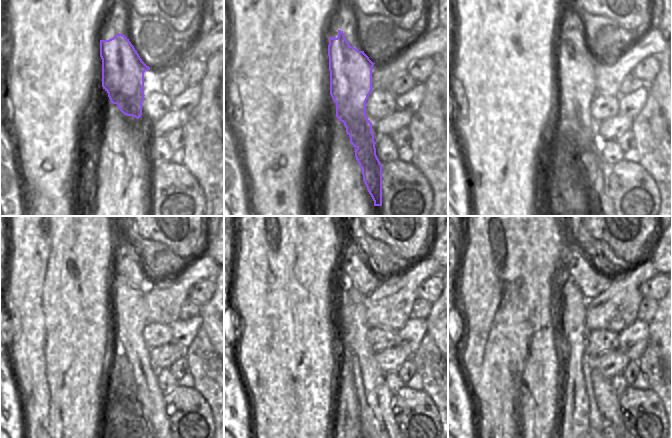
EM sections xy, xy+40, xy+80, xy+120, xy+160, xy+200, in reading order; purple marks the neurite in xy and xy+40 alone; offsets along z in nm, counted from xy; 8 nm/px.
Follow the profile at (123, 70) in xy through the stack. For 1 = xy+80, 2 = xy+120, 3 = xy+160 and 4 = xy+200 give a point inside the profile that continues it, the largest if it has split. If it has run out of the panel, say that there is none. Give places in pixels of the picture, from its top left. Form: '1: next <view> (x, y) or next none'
1: next xy+80 (575, 74)
2: next xy+120 (128, 302)
3: next xy+160 (380, 399)
4: next xy+200 (606, 399)

